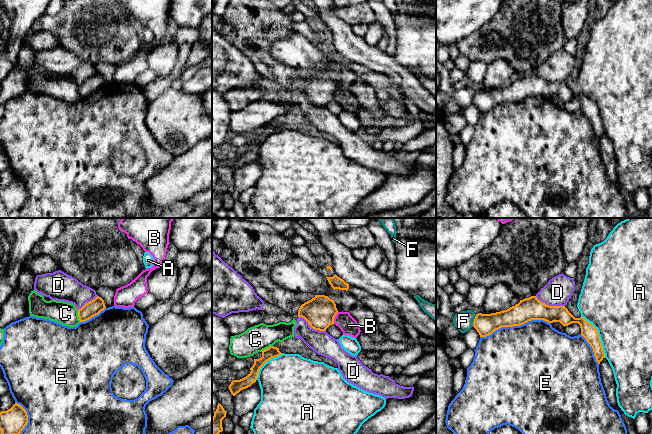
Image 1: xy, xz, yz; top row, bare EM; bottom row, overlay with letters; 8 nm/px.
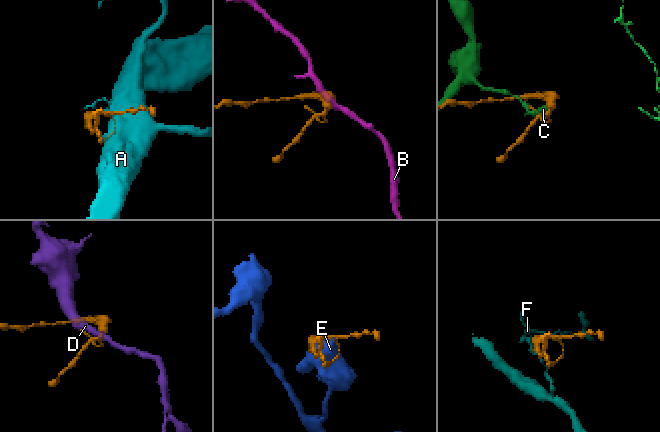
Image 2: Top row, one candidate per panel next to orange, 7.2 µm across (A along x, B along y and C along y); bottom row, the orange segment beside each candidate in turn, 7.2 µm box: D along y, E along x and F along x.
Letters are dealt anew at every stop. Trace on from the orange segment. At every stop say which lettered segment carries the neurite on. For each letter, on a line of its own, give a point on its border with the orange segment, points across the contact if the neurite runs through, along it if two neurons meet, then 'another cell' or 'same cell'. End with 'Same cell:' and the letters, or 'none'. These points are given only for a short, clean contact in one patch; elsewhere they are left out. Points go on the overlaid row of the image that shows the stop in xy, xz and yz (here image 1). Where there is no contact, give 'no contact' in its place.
A: yz (598, 336) | another cell
B: xz (334, 317) | along xz (338, 312), (333, 323) | another cell
C: xy (78, 316) | another cell
D: yz (550, 306) | along yz (535, 296), (546, 304), (564, 306) | another cell
E: yz (515, 325) | another cell
F: yz (474, 320) | another cell
Same cell: none

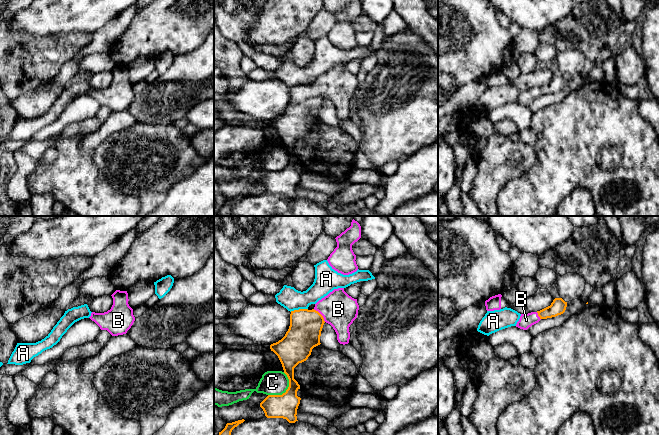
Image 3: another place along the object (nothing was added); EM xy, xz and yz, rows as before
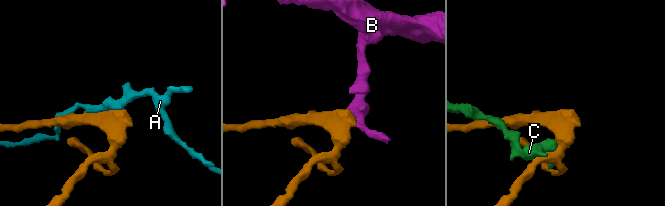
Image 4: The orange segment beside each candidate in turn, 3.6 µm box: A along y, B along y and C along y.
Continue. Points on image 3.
A: xz (299, 309) | another cell
B: xz (320, 314) | across xz (304, 332), (320, 314), (328, 309), (338, 309) | same cell
C: xz (286, 390) | another cell
Same cell: B

